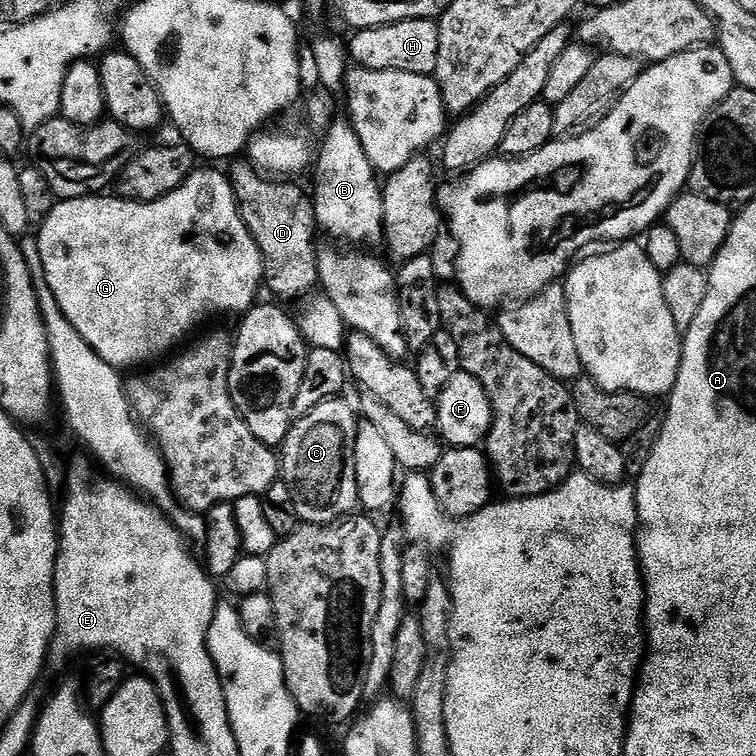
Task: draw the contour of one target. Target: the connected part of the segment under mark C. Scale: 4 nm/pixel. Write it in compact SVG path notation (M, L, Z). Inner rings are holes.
M344 398L321 399L303 414L305 416L301 420L299 417L288 429L278 468L284 485L290 490L297 517L305 524L328 524L349 515L358 504L354 474L358 416Z

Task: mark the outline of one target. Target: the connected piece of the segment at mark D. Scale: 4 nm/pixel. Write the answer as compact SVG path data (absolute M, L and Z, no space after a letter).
M240 158L231 165L230 179L236 195L236 205L246 230L254 238L264 259L264 284L281 301L307 297L320 279L318 263L318 229L311 195L284 178L265 174L247 159Z

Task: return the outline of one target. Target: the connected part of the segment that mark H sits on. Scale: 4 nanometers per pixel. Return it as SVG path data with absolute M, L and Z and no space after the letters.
M403 20L377 28L361 28L351 33L352 41L349 39L346 47L351 63L361 68L432 76L438 66L439 29L436 20Z

